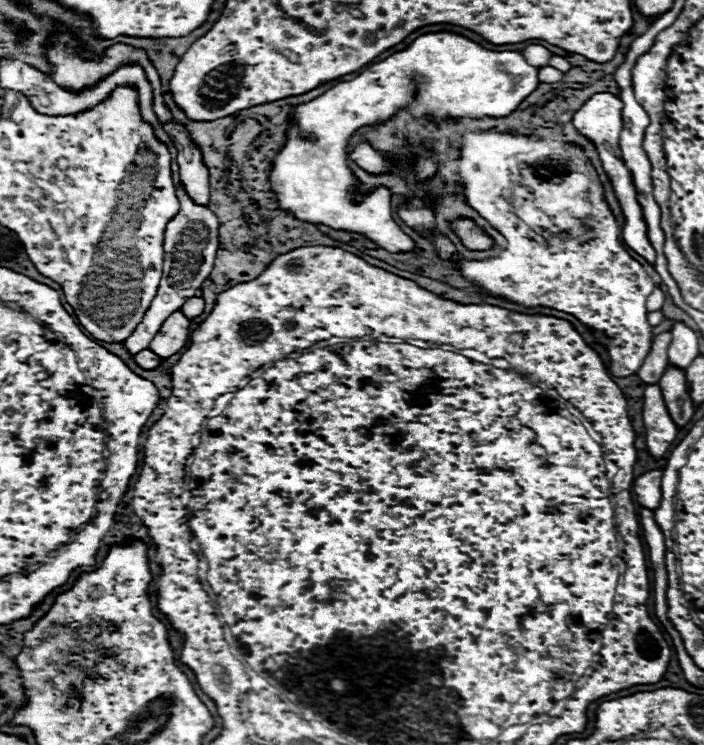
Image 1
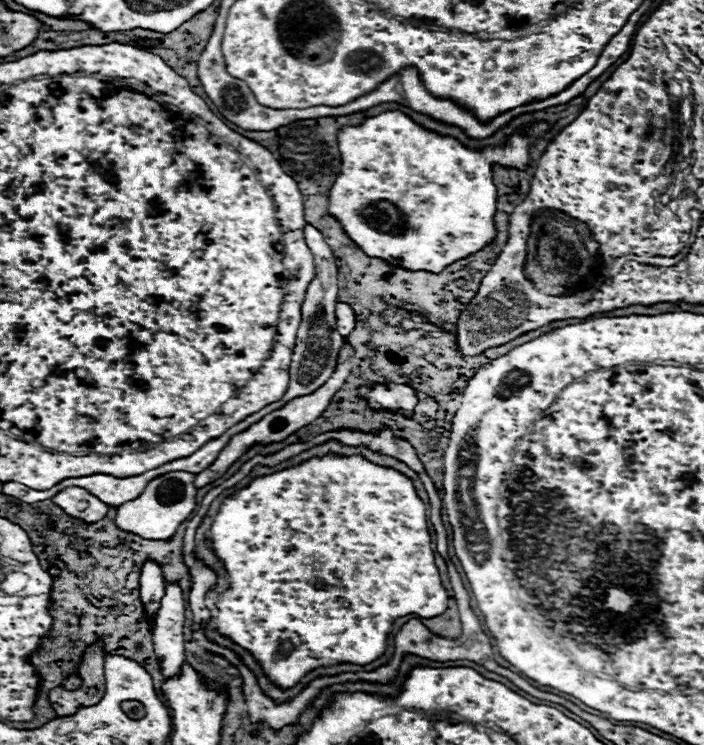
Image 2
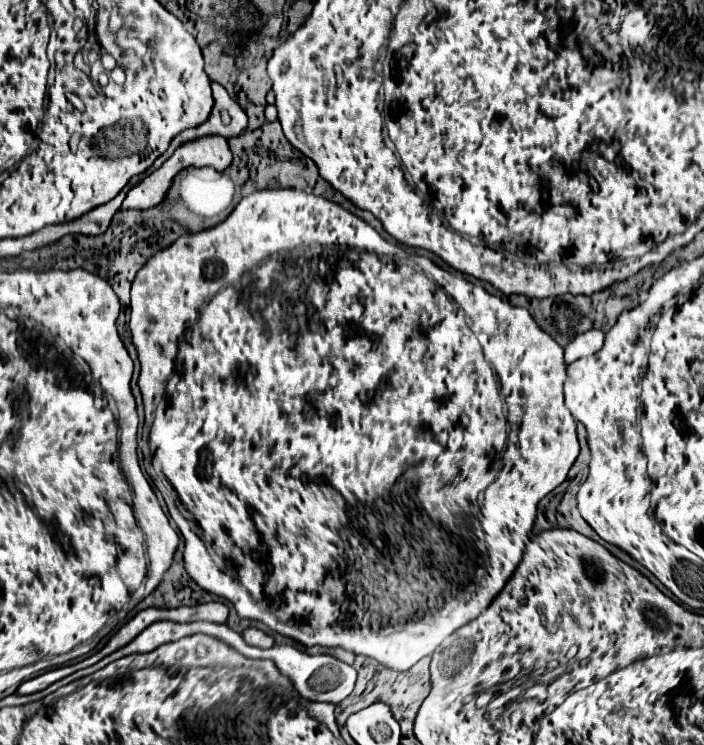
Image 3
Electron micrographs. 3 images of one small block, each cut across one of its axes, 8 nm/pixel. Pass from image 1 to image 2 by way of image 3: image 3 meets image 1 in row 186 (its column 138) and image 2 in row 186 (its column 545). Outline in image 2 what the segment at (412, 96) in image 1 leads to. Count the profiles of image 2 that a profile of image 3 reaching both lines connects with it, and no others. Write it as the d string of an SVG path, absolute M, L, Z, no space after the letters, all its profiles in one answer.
M386 110L374 118L364 120L360 126L348 126L348 128L340 128L338 132L338 148L340 148L340 176L336 176L336 184L332 184L330 194L328 194L328 212L332 212L332 216L336 216L336 220L340 220L340 226L344 228L344 232L350 236L350 240L362 250L366 252L366 256L372 258L380 258L386 260L388 264L394 264L398 268L404 270L424 270L424 272L436 272L440 274L448 264L456 262L456 260L464 260L468 256L472 256L474 252L480 252L480 248L486 248L494 238L496 238L496 226L494 226L494 214L496 214L496 200L498 200L498 190L492 182L492 166L506 166L506 168L516 168L516 170L524 170L530 162L530 146L542 138L546 132L550 132L550 124L548 122L534 122L524 126L524 130L516 130L508 136L508 140L502 146L486 146L486 148L466 148L462 142L458 142L452 136L440 136L436 132L430 132L426 128L422 128L420 124L416 124L414 120L410 120L410 116L402 114L400 110Z

